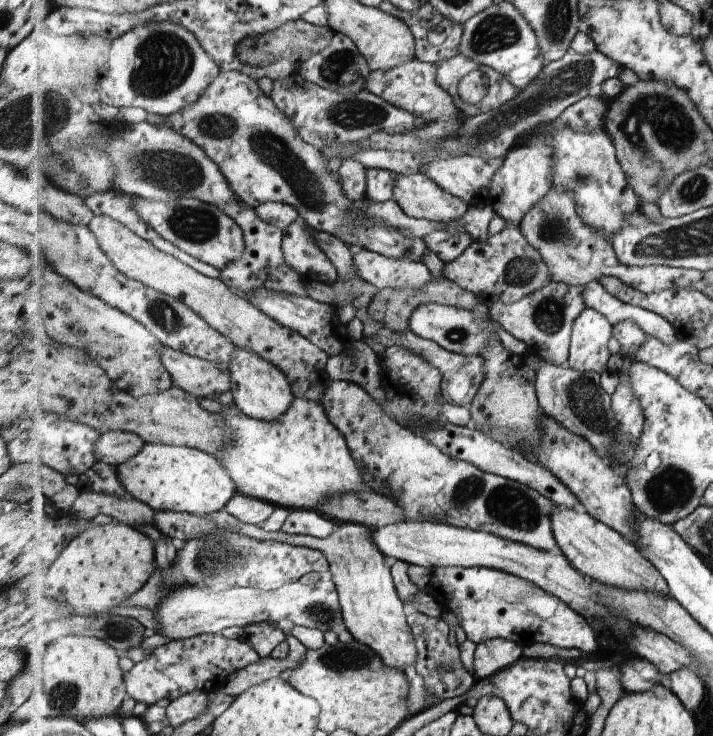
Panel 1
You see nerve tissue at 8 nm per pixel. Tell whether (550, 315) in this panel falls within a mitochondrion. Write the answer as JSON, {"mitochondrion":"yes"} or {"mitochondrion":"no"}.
{"mitochondrion":"yes"}

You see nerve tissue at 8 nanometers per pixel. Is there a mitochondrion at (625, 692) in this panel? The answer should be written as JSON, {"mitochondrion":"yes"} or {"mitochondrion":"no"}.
{"mitochondrion":"no"}

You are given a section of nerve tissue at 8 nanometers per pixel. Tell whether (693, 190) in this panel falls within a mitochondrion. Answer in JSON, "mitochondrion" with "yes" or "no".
{"mitochondrion":"yes"}

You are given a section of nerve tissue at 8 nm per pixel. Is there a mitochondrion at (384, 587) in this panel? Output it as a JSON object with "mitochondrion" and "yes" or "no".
{"mitochondrion":"no"}

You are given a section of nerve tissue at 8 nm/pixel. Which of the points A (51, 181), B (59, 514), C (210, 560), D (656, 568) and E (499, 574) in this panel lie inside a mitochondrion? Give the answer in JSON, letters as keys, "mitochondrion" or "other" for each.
{"A":"other","B":"other","C":"mitochondrion","D":"other","E":"other"}

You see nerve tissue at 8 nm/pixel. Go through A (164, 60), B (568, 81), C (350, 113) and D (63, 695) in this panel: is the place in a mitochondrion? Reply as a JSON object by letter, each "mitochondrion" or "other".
{"A":"mitochondrion","B":"mitochondrion","C":"mitochondrion","D":"mitochondrion"}

